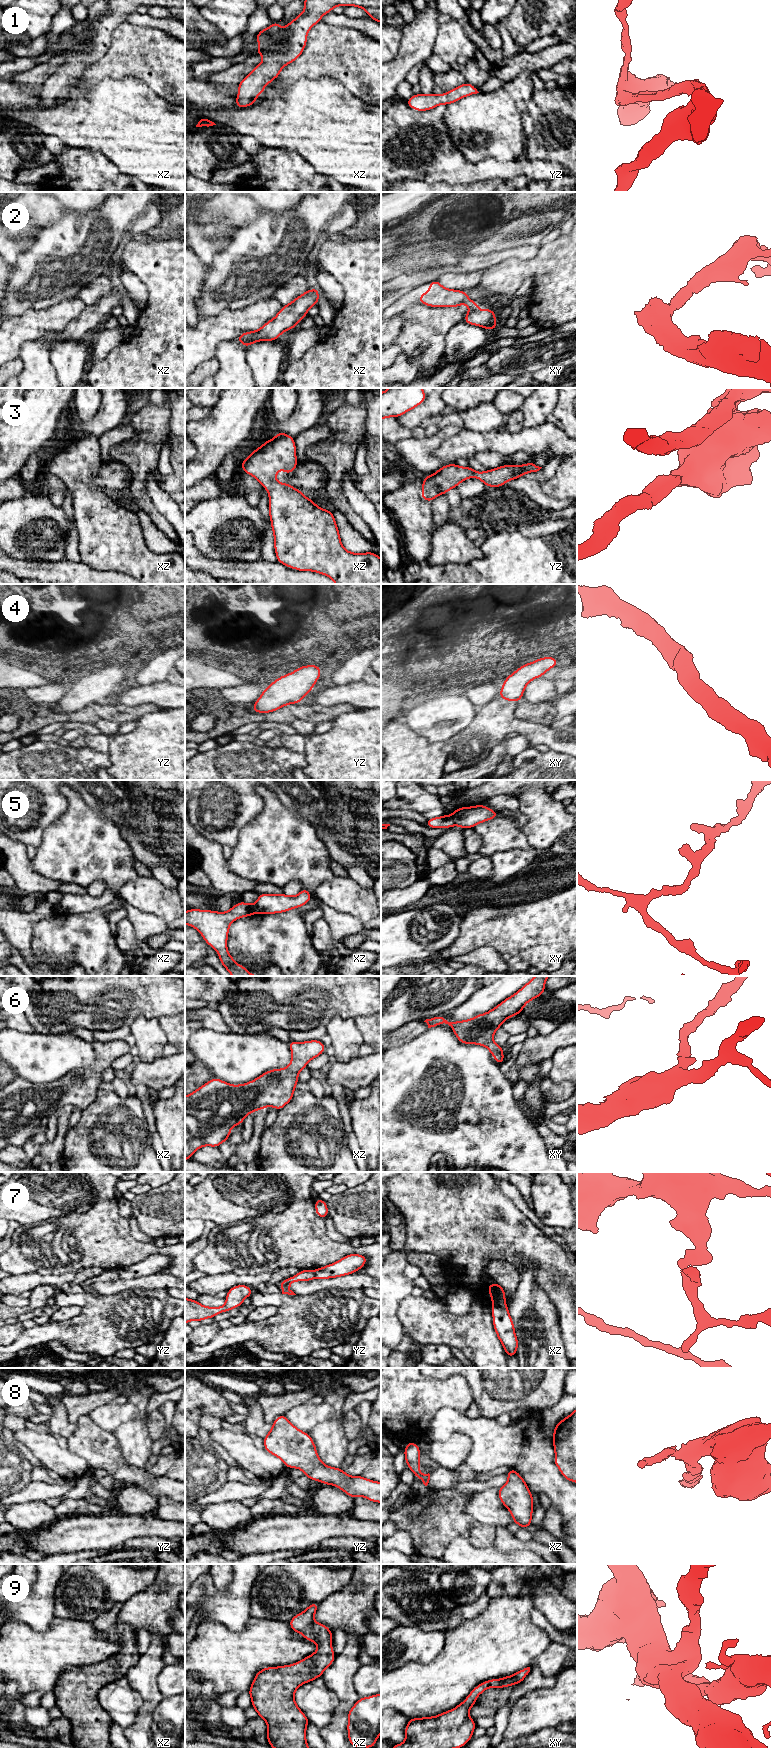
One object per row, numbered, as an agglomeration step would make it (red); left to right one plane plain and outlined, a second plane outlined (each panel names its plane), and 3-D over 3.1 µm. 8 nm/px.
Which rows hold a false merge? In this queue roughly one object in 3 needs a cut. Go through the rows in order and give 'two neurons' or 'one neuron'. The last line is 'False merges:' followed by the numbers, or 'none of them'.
1: one neuron
2: one neuron
3: one neuron
4: one neuron
5: two neurons
6: one neuron
7: two neurons
8: one neuron
9: one neuron
False merges: 5, 7

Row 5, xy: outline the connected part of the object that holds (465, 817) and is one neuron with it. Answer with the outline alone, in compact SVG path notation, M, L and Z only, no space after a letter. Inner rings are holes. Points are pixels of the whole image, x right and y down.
M476 805L472 807L456 808L452 817L455 826L465 829L473 828L482 822L498 818L498 812L485 805Z

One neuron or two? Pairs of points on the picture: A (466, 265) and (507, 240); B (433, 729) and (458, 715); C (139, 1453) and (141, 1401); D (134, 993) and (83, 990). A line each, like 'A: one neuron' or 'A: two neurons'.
A: two neurons
B: one neuron
C: one neuron
D: one neuron

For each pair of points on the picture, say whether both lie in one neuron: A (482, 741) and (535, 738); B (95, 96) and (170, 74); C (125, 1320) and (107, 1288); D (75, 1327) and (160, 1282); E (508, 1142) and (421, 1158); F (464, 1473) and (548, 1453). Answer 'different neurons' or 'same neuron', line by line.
A: same neuron
B: different neurons
C: different neurons
D: different neurons
E: same neuron
F: different neurons

